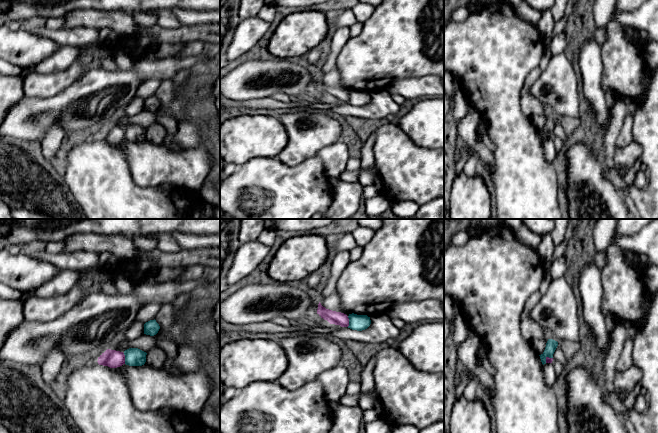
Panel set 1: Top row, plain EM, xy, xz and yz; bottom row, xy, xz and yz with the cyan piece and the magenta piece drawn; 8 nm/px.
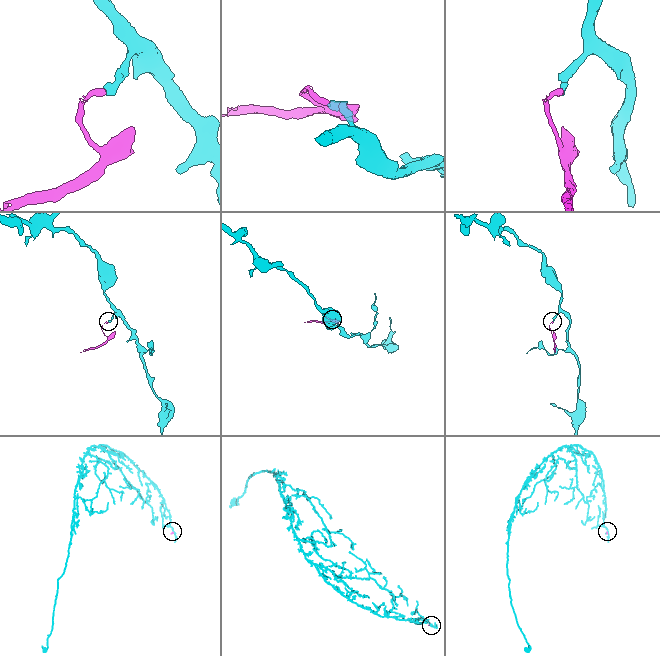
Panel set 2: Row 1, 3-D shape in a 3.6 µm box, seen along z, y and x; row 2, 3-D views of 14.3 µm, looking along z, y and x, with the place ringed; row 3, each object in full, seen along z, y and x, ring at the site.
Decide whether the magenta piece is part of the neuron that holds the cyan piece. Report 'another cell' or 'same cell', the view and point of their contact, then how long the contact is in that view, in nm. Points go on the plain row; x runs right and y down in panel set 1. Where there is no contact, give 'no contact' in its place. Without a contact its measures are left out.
another cell; contact xy (125, 134); length 90 nm

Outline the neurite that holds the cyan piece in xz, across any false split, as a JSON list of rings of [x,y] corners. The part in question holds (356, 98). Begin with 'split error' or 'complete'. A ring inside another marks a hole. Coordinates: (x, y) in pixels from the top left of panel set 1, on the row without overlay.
complete | [[[349,90],[349,102],[348,104],[352,106],[362,107],[367,105],[370,100],[371,96],[370,93],[367,91],[357,91],[357,90]]]

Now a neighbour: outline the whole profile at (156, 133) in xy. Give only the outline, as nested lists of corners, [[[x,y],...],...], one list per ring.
[[[153,123],[146,131],[145,140],[156,145],[165,146],[167,133],[168,131],[163,125]]]

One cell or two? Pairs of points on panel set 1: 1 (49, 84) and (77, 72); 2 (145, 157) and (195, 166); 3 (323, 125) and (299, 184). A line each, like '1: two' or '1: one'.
1: one
2: one
3: two

